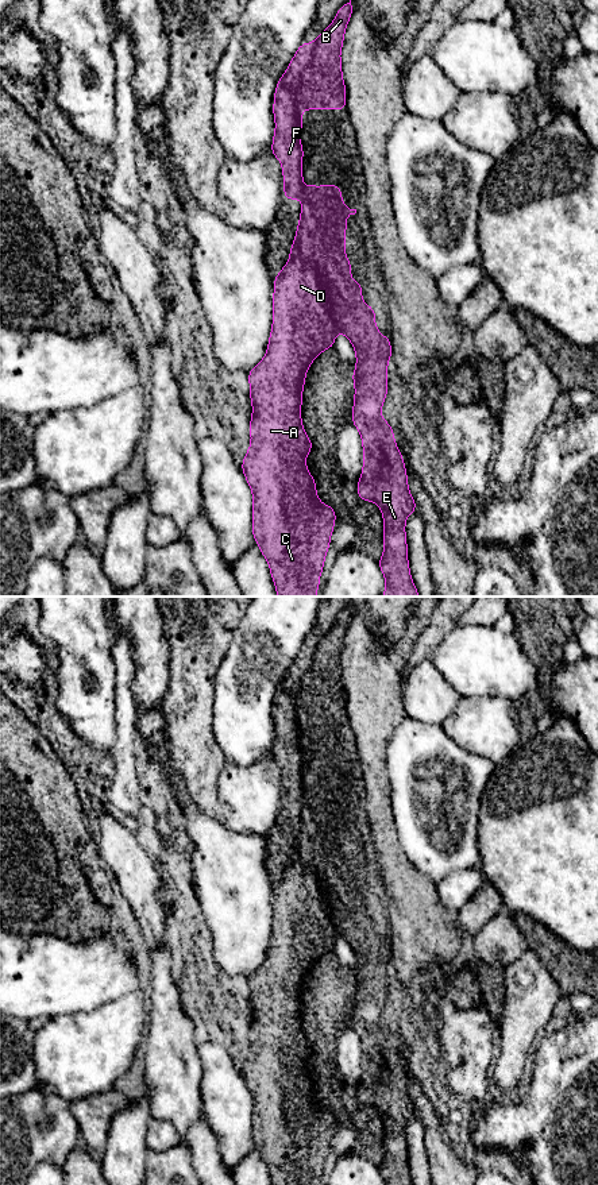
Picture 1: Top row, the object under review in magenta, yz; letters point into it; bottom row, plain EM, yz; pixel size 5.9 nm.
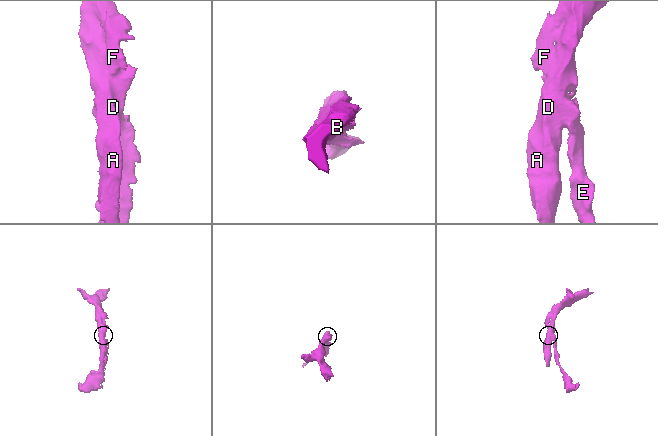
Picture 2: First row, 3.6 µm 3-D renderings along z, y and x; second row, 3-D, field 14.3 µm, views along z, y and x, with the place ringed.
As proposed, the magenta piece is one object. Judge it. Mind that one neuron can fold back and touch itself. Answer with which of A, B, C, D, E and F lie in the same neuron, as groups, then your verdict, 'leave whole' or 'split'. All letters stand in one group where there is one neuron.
groups A C D / B E F; split

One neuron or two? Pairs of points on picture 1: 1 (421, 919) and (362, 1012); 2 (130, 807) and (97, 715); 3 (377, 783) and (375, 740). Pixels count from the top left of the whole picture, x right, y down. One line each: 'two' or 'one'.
1: two
2: two
3: one

